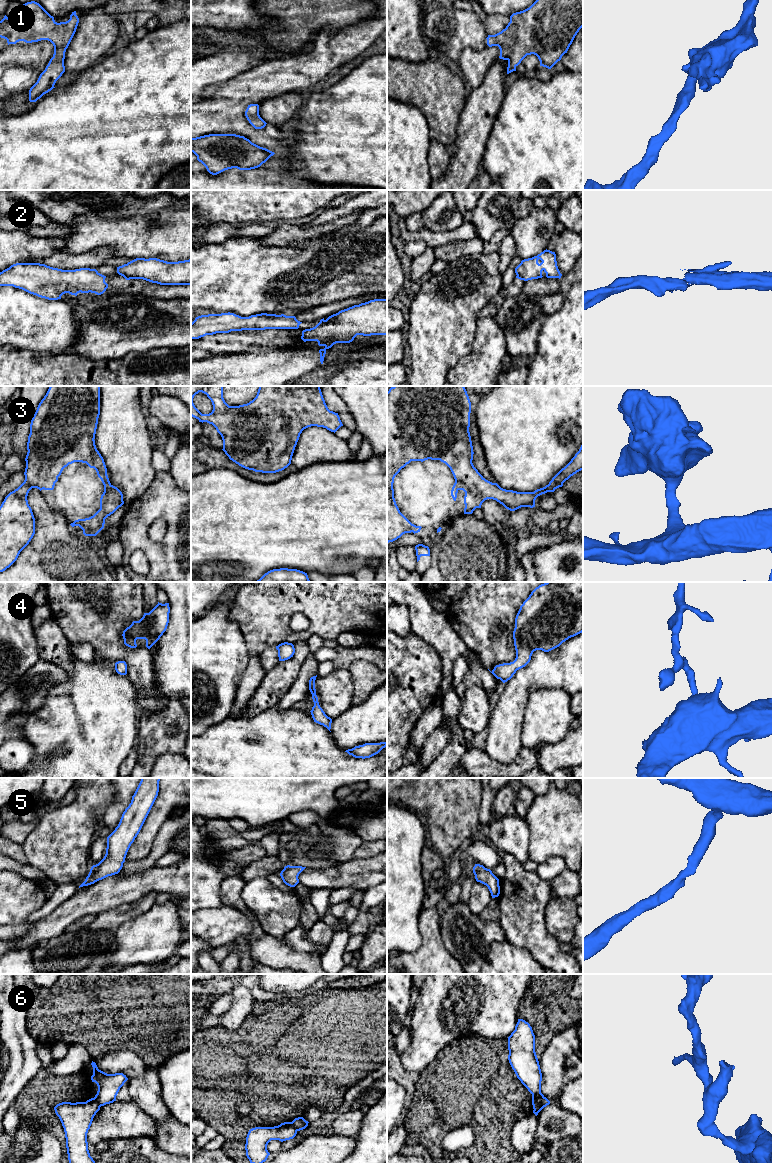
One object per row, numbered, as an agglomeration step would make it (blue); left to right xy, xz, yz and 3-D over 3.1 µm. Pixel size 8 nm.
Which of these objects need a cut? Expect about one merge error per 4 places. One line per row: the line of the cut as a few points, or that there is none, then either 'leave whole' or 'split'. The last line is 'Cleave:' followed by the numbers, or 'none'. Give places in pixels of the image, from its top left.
1: no cut; leave whole
2: cut in xy along (123, 276), (134, 278); split
3: no cut; leave whole
4: no cut; leave whole
5: no cut; leave whole
6: cut in yz along (545, 1097), (534, 1109); split
Cleave: 2, 6

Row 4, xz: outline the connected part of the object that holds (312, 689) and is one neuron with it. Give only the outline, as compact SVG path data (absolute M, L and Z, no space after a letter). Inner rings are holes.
M317 675L311 677L309 680L309 690L312 694L312 699L314 702L314 706L312 707L312 710L310 712L311 712L311 715L312 715L314 722L316 722L320 725L323 725L324 727L326 727L330 731L332 719L325 714L325 712L323 711L323 709L319 705L318 697L316 695L316 689L315 689L316 677L317 677Z

